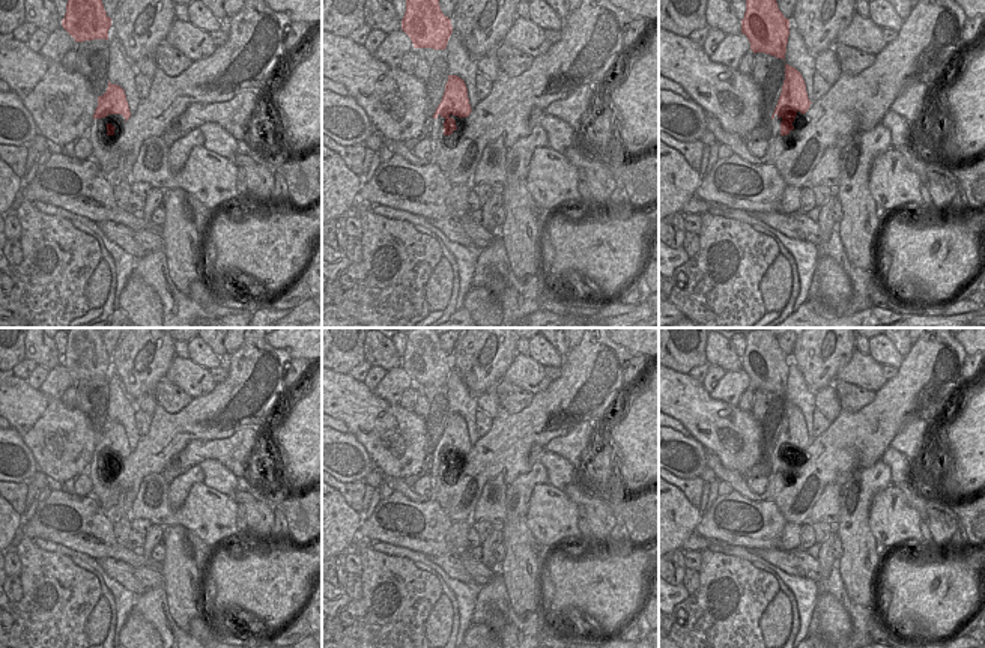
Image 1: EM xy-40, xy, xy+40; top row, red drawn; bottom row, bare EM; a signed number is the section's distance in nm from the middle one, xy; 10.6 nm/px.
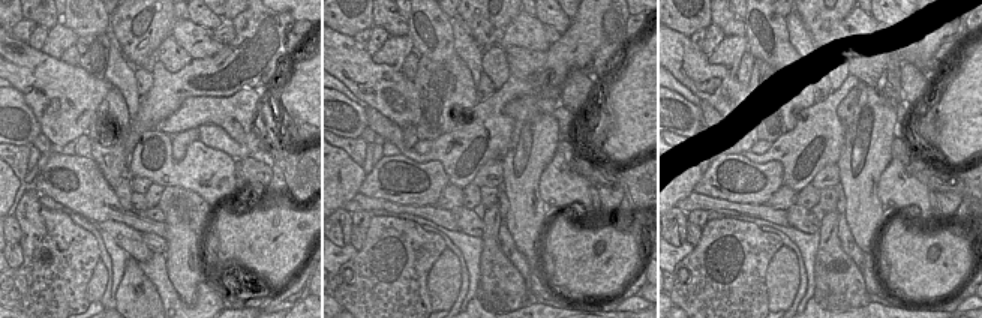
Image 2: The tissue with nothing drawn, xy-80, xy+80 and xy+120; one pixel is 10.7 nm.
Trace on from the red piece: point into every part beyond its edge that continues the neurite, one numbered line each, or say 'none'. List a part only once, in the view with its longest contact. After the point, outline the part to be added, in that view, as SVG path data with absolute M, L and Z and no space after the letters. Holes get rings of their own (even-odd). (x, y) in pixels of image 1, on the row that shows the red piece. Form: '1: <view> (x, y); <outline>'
1: xy-40 (107, 155); M108 114L102 119L92 117L89 134L84 135L92 143L92 159L99 165L111 186L129 180L125 177L125 161L117 146L123 122L122 114Z

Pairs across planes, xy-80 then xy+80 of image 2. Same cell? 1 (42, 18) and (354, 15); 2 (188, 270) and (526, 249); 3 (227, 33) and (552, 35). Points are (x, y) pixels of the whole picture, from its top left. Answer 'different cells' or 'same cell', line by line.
1: different cells
2: same cell
3: same cell

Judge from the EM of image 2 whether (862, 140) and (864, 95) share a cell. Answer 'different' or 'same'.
same

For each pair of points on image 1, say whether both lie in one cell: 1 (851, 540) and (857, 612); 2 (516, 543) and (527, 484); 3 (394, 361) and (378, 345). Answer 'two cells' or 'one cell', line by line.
1: two cells
2: one cell
3: one cell

